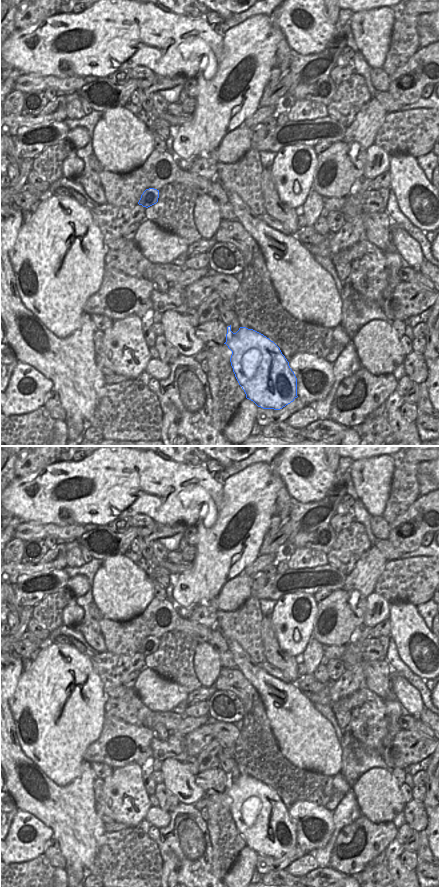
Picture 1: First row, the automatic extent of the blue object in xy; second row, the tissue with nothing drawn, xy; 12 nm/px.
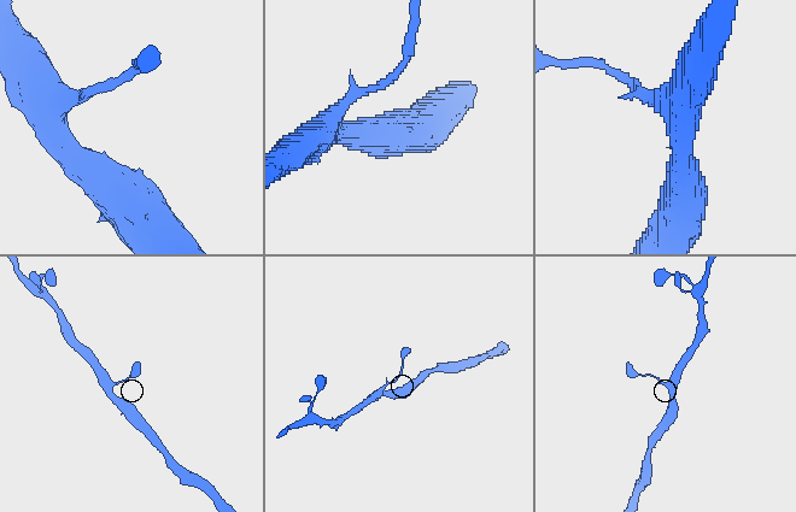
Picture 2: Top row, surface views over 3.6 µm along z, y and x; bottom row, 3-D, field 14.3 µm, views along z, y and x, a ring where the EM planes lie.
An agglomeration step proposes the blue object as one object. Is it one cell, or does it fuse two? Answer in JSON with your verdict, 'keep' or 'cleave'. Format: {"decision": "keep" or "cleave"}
{"decision": "keep"}

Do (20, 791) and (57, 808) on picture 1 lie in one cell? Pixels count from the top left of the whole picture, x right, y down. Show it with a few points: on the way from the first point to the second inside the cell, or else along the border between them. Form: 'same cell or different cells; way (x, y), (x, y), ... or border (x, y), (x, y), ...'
same cell; way (29, 795), (42, 804), (48, 804)

